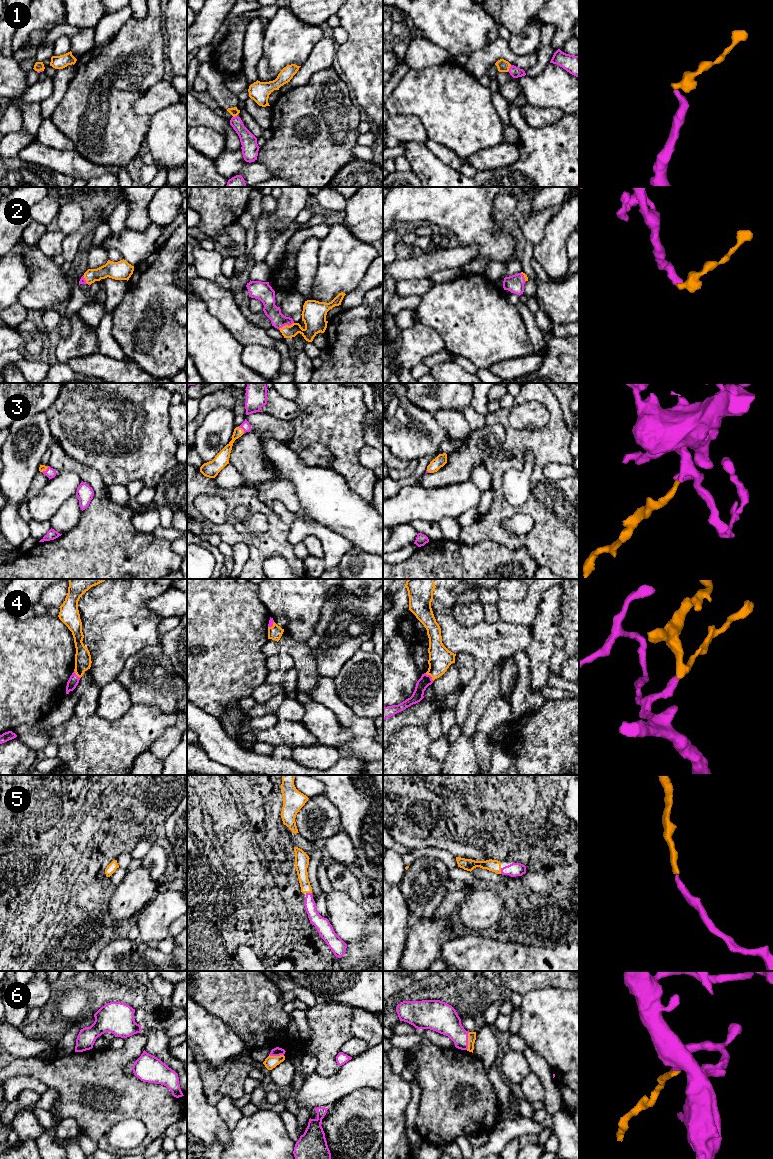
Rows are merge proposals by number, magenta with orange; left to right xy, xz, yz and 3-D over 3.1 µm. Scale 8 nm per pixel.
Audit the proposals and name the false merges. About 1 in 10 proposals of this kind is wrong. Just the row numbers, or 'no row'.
no row

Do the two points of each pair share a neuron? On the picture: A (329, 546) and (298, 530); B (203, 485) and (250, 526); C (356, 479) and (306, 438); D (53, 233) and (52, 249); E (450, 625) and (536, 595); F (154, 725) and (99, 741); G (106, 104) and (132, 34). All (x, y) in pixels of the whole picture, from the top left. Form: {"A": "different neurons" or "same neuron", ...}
{"A": "same neuron", "B": "different neurons", "C": "same neuron", "D": "same neuron", "E": "different neurons", "F": "same neuron", "G": "same neuron"}

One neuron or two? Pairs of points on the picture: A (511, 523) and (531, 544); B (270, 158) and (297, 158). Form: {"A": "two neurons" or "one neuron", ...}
{"A": "two neurons", "B": "one neuron"}

